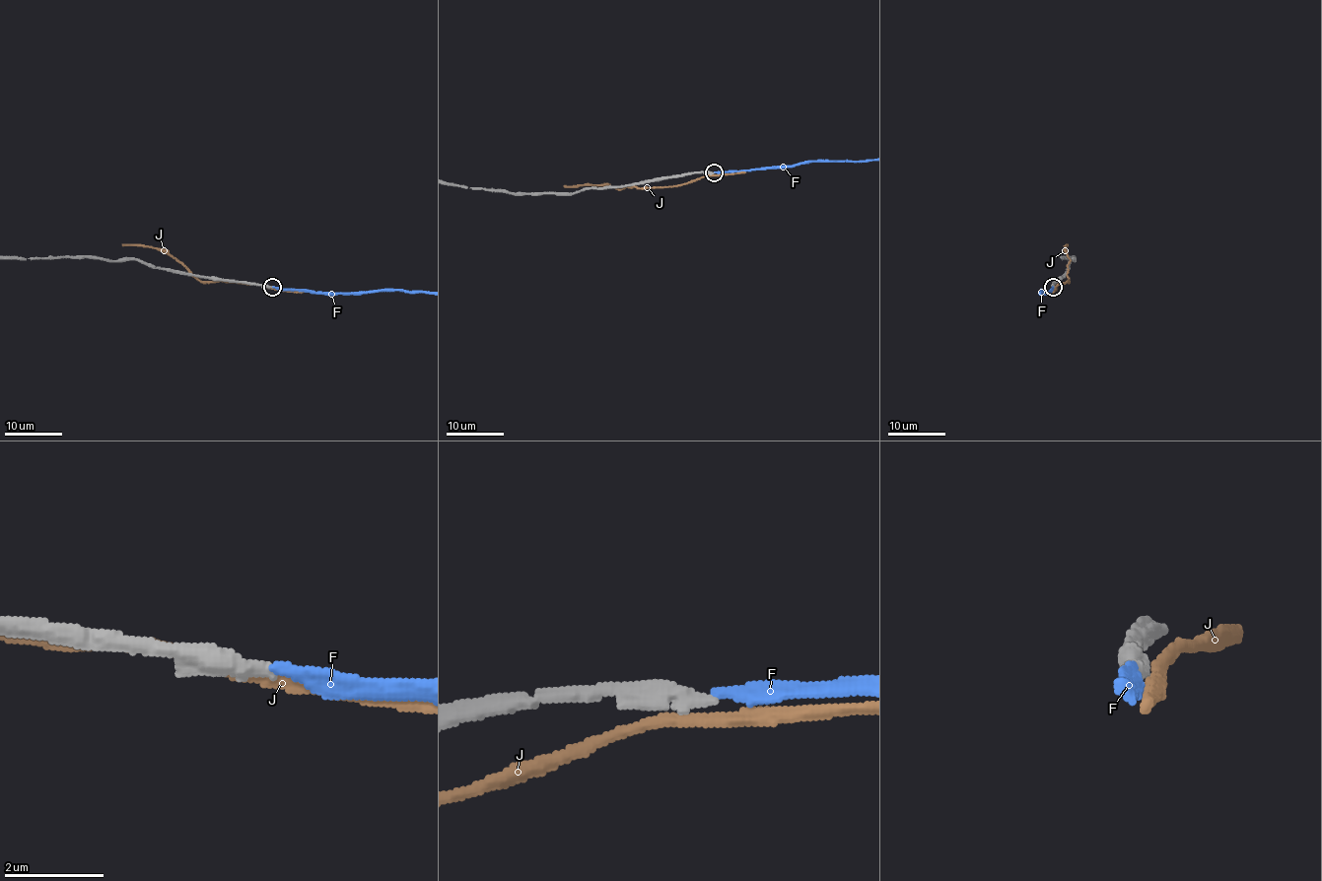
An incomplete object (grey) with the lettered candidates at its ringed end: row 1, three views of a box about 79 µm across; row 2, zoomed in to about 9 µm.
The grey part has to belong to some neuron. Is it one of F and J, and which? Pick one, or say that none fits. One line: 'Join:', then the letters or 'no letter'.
Join: F

